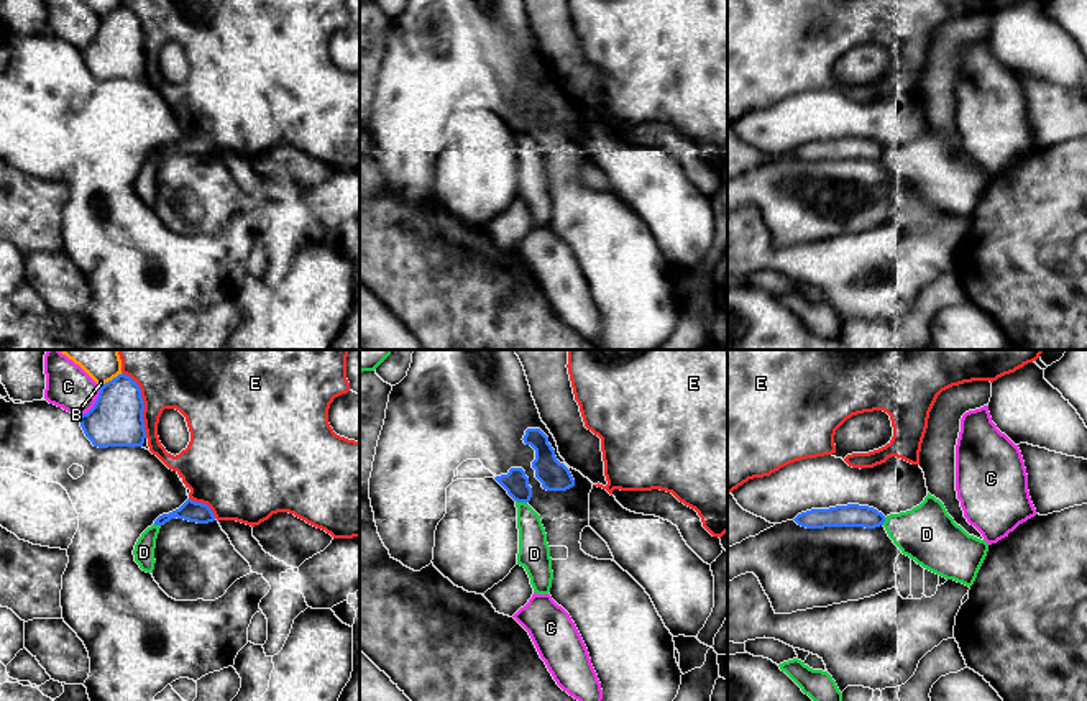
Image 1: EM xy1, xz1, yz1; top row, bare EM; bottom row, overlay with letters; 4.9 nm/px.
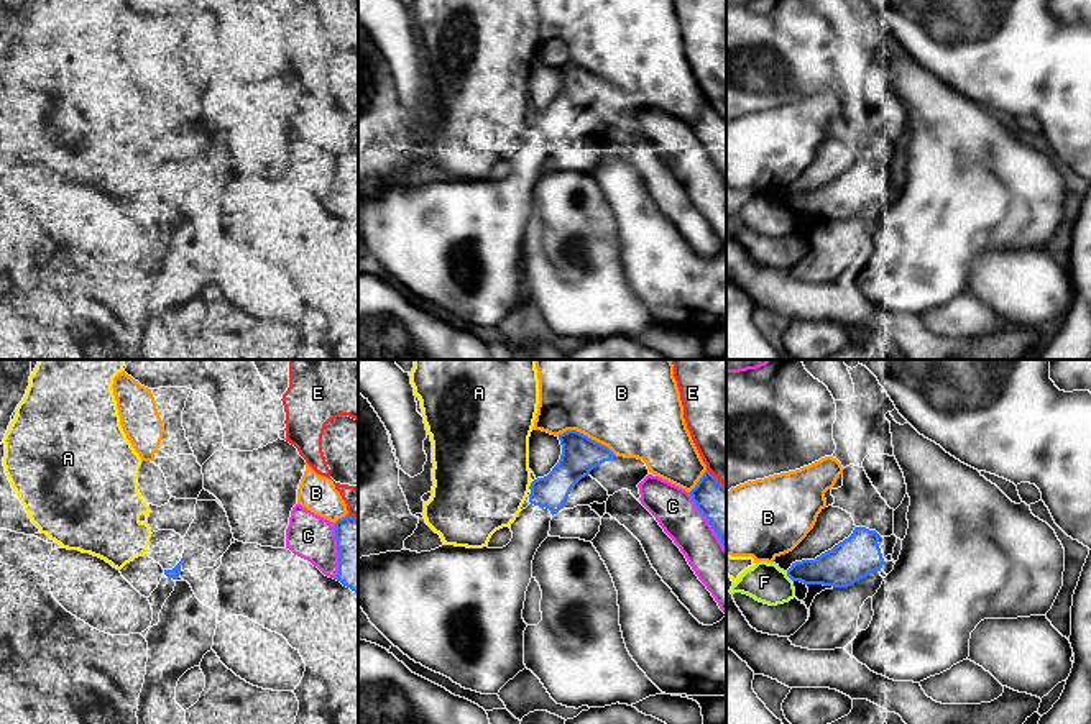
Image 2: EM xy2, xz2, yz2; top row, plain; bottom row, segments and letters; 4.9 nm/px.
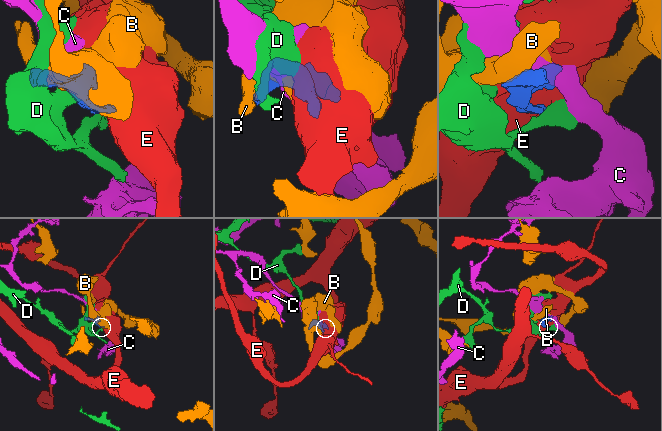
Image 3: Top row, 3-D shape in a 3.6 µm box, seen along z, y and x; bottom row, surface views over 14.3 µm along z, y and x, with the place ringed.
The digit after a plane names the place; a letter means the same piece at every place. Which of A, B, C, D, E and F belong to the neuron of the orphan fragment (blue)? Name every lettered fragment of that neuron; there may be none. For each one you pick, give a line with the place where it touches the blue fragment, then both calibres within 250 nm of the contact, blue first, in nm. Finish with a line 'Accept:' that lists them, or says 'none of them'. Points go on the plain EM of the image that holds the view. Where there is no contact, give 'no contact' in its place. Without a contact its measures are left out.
Accept: none of them

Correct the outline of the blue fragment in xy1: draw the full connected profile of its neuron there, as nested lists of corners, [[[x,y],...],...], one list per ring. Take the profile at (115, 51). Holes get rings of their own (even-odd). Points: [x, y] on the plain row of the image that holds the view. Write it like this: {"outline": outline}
{"outline": [[[126,7],[100,18],[94,39],[79,49],[94,79],[143,79],[146,71],[141,21]]]}

